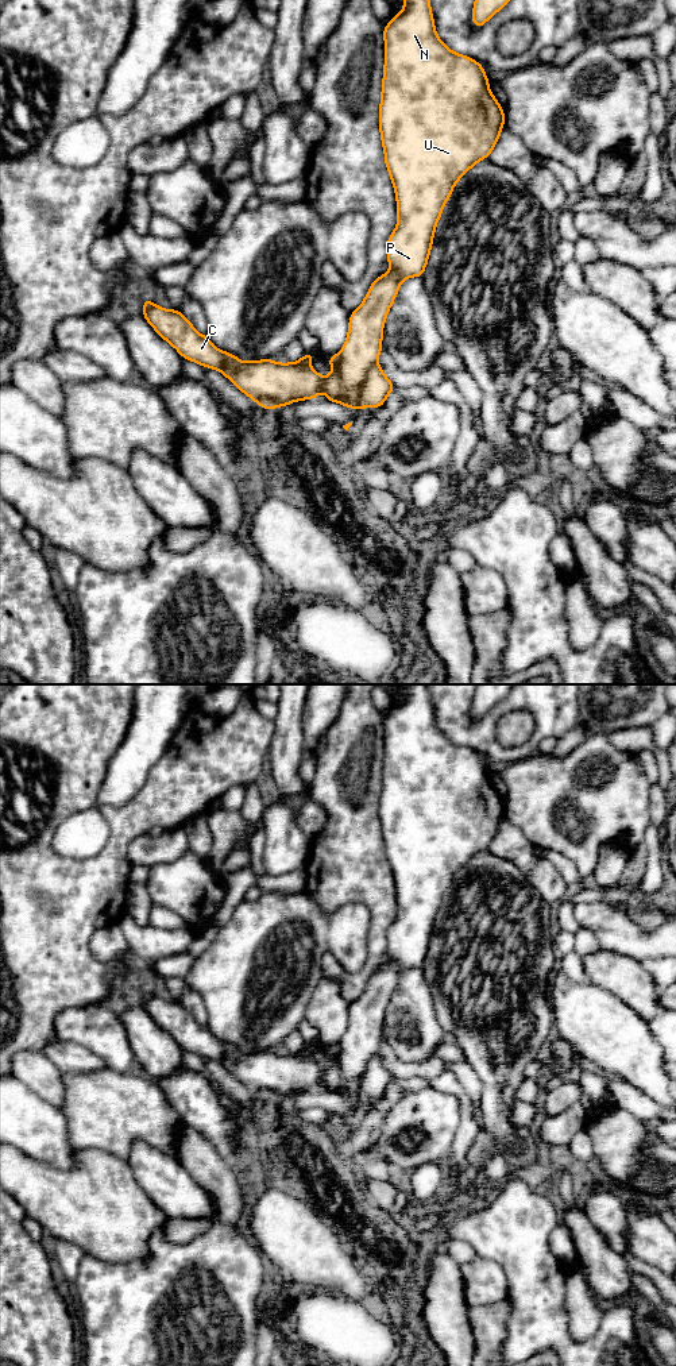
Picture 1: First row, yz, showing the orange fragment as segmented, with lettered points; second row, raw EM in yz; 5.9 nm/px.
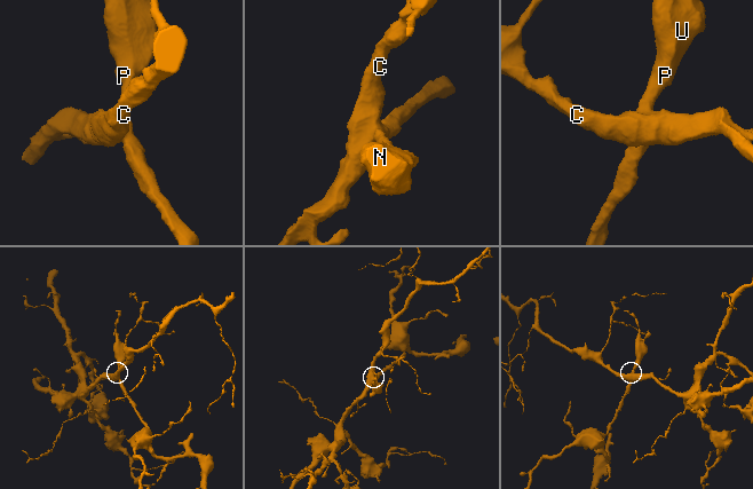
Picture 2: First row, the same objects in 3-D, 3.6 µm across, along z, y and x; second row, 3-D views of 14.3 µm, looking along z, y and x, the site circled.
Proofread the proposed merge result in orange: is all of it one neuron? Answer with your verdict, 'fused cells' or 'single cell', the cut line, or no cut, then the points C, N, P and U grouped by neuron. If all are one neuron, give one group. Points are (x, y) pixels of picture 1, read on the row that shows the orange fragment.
fused cells; cut yz (340, 354), (342, 400), (339, 402); groups C / N P U

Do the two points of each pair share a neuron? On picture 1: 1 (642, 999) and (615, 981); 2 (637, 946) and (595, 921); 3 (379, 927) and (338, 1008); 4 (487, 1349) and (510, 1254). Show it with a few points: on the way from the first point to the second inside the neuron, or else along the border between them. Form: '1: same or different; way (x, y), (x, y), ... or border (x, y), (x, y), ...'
1: same; way (636, 992), (622, 981)
2: same; way (626, 937), (606, 923)
3: different; border (323, 976), (336, 981), (340, 995), (350, 1004)
4: different; border (506, 1299), (510, 1304), (510, 1316), (505, 1331)

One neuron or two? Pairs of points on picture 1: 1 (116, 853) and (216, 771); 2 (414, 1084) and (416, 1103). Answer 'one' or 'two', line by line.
1: one
2: two

